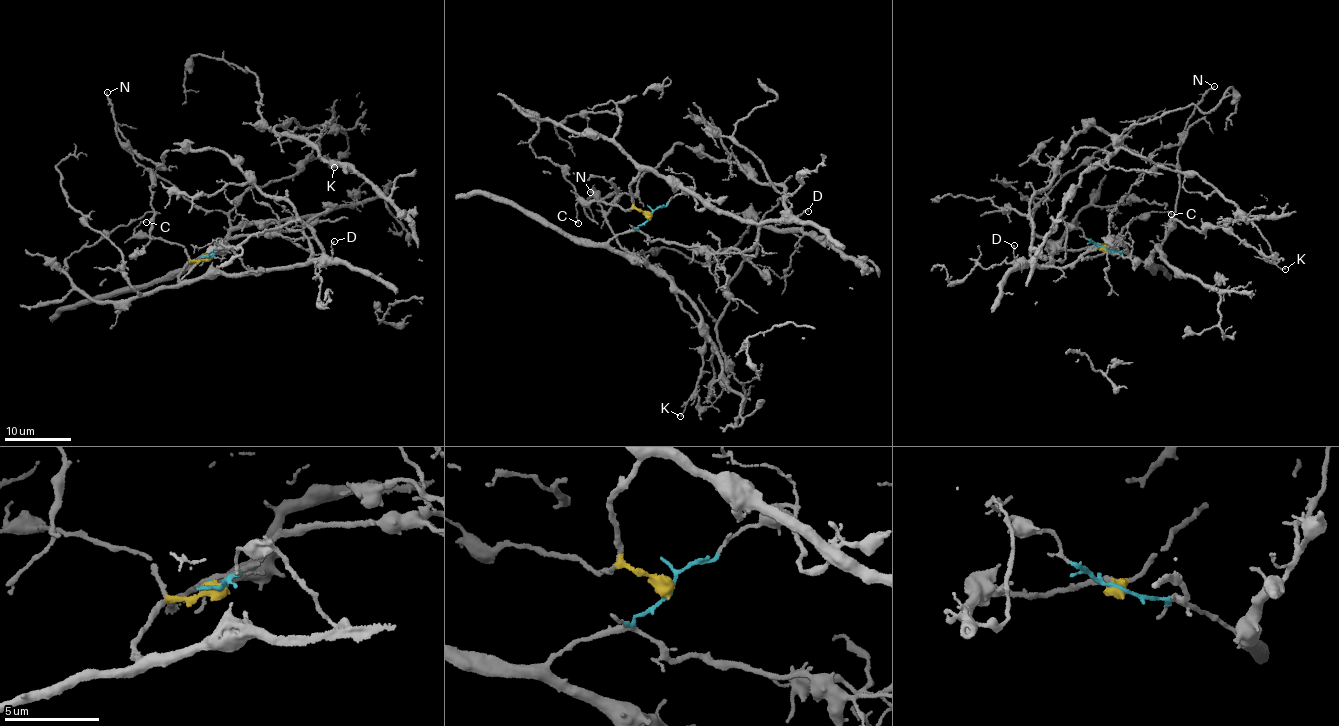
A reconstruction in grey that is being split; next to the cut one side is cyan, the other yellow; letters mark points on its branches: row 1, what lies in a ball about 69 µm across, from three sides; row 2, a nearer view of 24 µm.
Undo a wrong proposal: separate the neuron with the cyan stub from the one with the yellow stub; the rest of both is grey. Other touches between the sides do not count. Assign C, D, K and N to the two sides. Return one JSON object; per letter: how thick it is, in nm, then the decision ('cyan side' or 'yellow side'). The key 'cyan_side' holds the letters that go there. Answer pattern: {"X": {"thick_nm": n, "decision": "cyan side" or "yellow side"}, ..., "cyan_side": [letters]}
{"C": {"thick_nm": 120, "decision": "yellow side"}, "D": {"thick_nm": 110, "decision": "yellow side"}, "K": {"thick_nm": 110, "decision": "cyan side"}, "N": {"thick_nm": 140, "decision": "cyan side"}, "cyan_side": ["K", "N"]}

